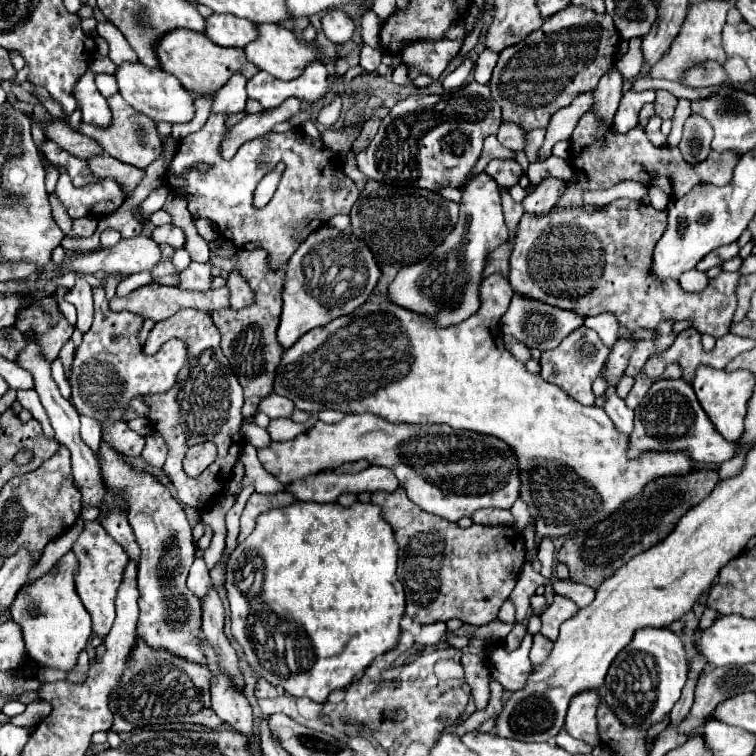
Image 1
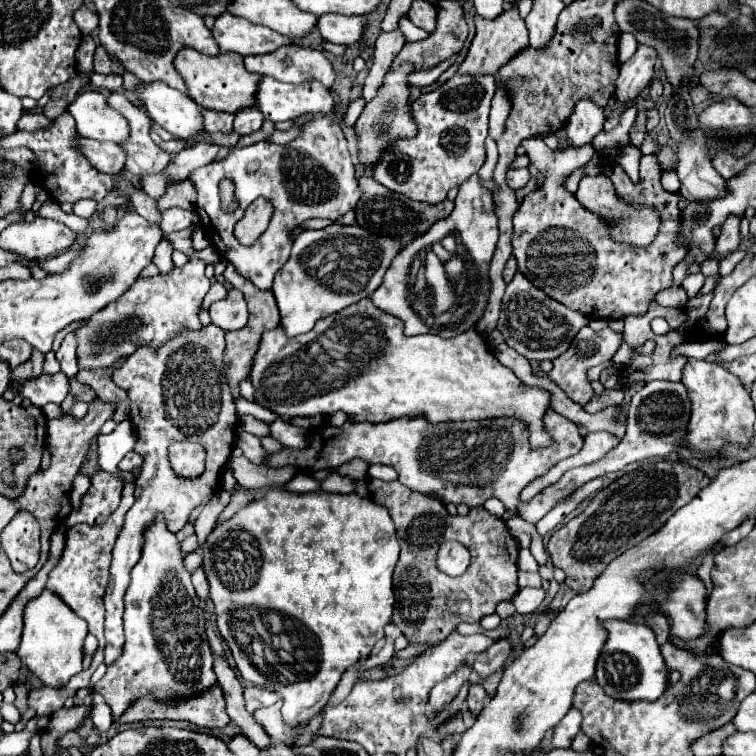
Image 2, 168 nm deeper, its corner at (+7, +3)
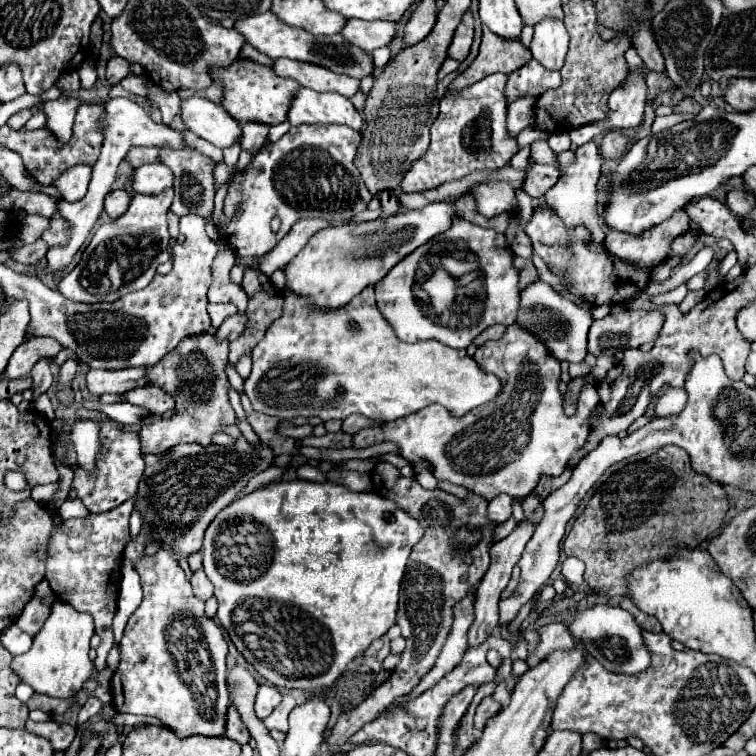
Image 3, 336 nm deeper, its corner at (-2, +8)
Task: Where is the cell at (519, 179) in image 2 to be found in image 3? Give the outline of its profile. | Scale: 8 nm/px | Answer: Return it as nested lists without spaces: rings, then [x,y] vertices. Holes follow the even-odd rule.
[[[532,165],[524,183],[524,191],[530,197],[542,197],[552,185],[556,185],[558,177],[560,171],[554,165]]]

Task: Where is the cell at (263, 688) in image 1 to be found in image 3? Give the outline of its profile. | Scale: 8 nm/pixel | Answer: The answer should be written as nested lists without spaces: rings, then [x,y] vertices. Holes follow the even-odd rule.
[[[260,685],[260,691],[256,695],[256,715],[260,719],[266,719],[282,701],[282,693],[274,685]]]

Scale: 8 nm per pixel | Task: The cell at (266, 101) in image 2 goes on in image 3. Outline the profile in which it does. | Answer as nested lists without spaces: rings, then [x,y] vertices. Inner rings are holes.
[[[300,89],[288,113],[290,125],[348,125],[356,131],[362,127],[362,115],[354,109],[352,101],[340,93],[314,93]]]

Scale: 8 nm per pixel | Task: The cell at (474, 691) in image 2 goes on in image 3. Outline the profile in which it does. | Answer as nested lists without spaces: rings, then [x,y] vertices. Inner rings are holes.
[[[486,697],[480,705],[478,705],[478,709],[476,709],[476,719],[474,719],[474,725],[476,725],[476,729],[478,731],[482,731],[484,729],[484,725],[488,723],[488,719],[490,717],[494,717],[496,713],[500,713],[500,703],[498,701],[494,701],[492,697]]]

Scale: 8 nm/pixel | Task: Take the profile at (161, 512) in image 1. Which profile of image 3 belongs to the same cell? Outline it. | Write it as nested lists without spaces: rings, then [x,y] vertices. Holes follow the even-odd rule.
[[[158,551],[156,555],[140,559],[134,569],[140,575],[144,601],[130,617],[120,641],[120,665],[110,683],[116,711],[132,715],[154,715],[178,737],[222,737],[226,711],[230,705],[226,687],[228,643],[222,629],[212,619],[204,617],[204,603],[192,593],[192,587],[172,553]]]

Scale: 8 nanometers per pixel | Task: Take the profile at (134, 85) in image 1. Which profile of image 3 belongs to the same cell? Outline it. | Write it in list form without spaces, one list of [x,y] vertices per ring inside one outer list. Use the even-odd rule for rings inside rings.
[[[190,97],[182,101],[182,119],[186,129],[196,133],[200,139],[226,149],[240,141],[242,127],[222,105],[216,105],[202,97]]]

